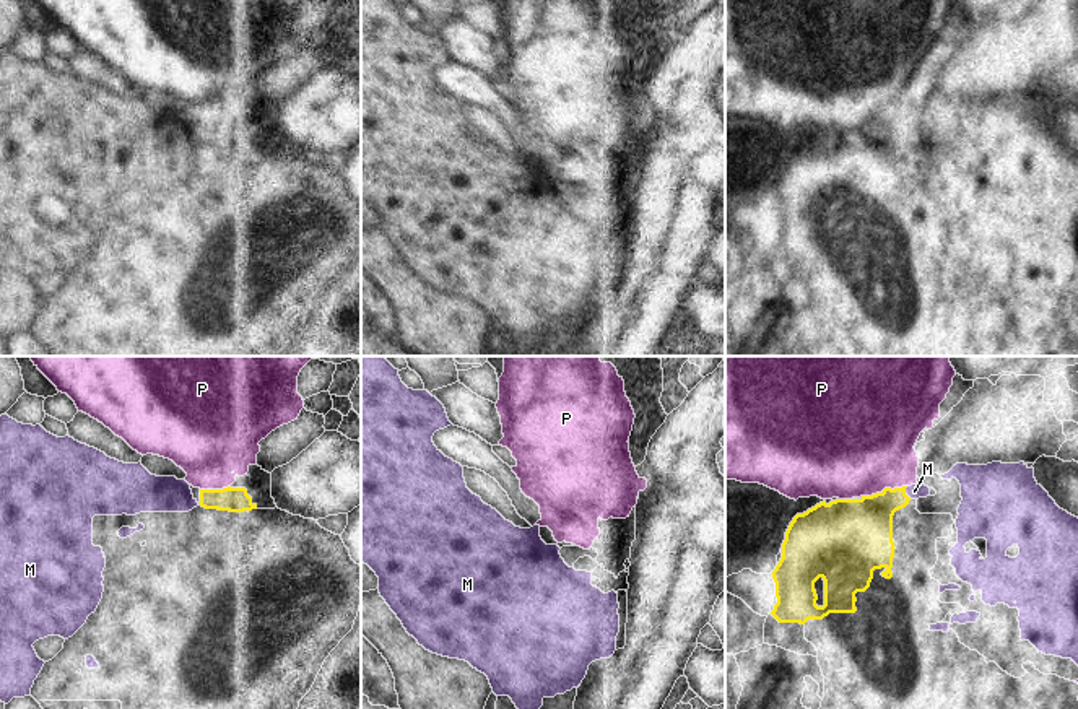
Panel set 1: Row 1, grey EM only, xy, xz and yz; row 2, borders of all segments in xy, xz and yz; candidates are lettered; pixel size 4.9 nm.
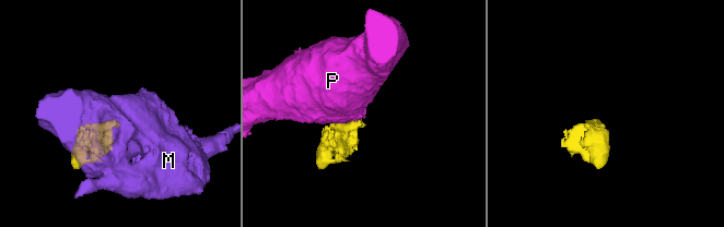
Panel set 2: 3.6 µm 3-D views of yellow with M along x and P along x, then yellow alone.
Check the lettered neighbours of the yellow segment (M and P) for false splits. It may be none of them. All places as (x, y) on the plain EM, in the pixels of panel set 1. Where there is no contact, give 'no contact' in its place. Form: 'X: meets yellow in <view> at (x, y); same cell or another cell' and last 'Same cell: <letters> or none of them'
M: meets yellow in yz at (904, 129); another cell
P: meets yellow in yz at (885, 124); another cell
Same cell: none of them

